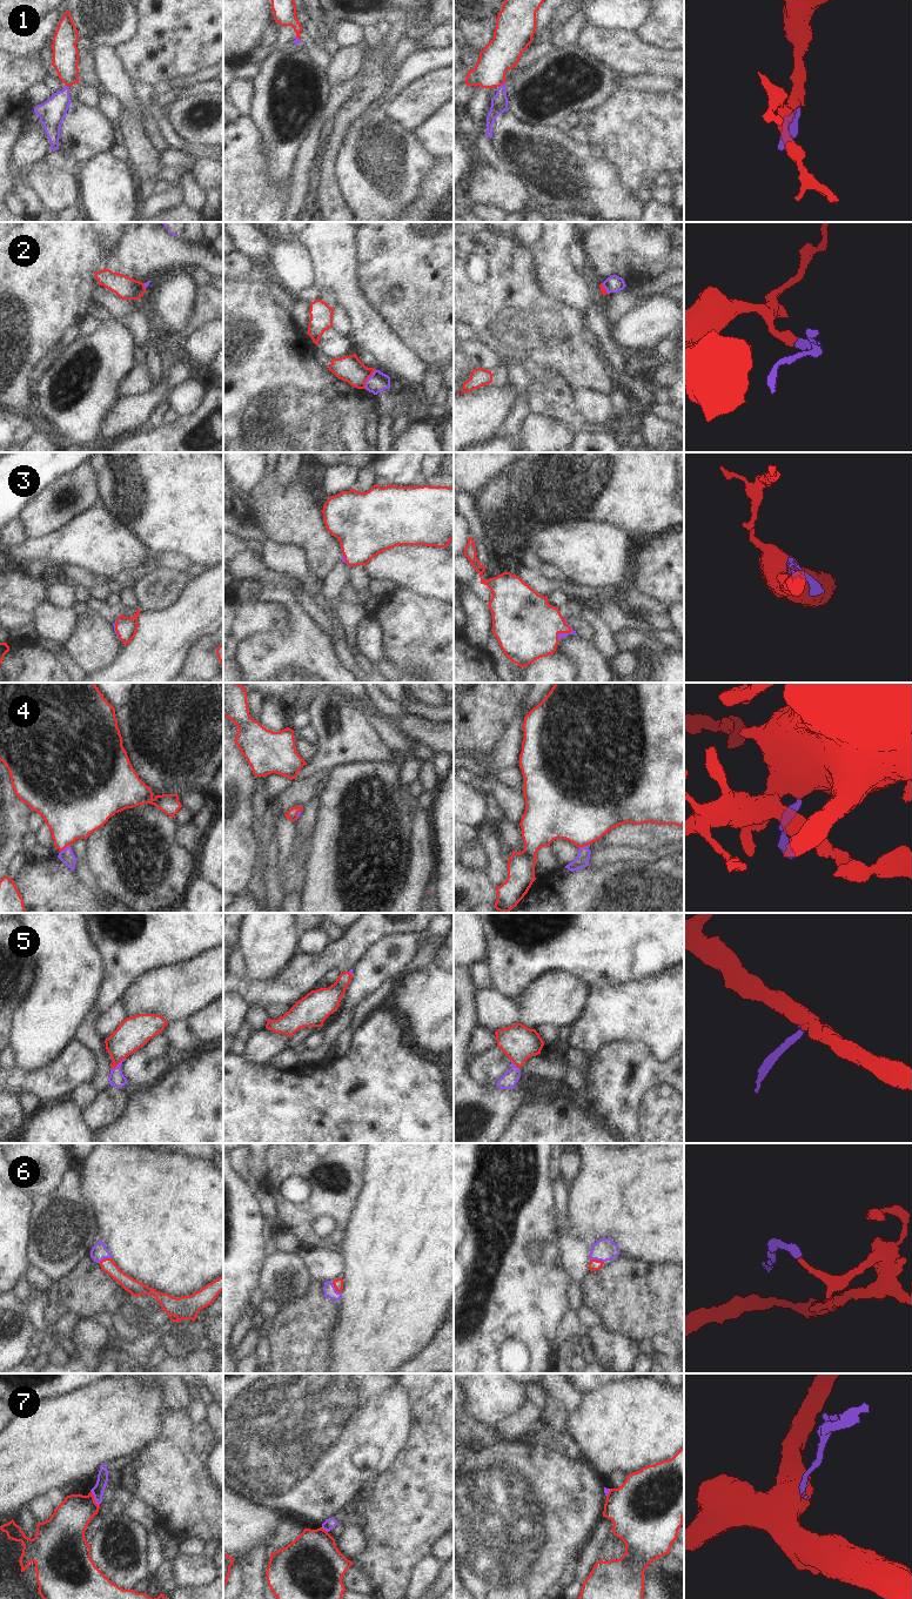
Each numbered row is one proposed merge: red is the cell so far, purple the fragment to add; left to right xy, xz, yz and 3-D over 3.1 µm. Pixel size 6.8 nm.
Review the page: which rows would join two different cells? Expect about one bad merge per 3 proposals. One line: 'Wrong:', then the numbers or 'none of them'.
Wrong: 1, 2, 7.

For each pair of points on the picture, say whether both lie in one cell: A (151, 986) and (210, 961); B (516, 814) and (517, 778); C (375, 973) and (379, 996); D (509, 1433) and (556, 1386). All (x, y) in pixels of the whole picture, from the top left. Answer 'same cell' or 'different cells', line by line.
A: same cell
B: different cells
C: different cells
D: different cells

